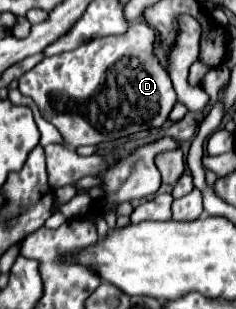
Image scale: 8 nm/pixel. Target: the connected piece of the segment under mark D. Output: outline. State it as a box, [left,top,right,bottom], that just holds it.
[21,24,177,148]

